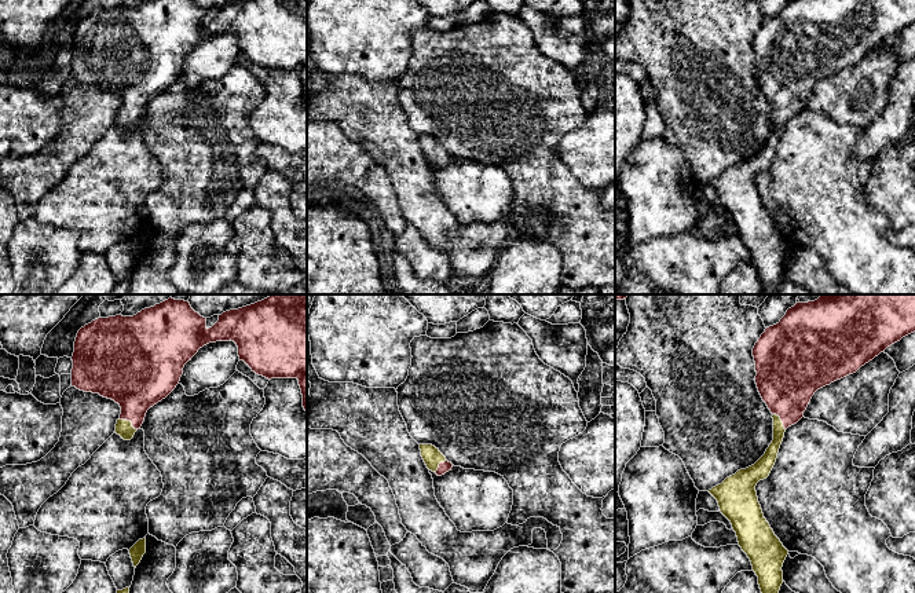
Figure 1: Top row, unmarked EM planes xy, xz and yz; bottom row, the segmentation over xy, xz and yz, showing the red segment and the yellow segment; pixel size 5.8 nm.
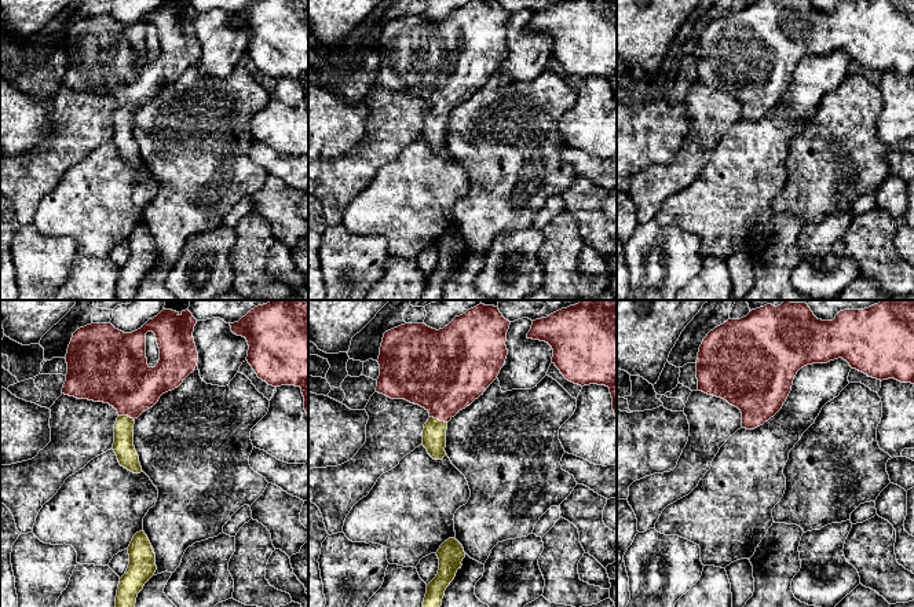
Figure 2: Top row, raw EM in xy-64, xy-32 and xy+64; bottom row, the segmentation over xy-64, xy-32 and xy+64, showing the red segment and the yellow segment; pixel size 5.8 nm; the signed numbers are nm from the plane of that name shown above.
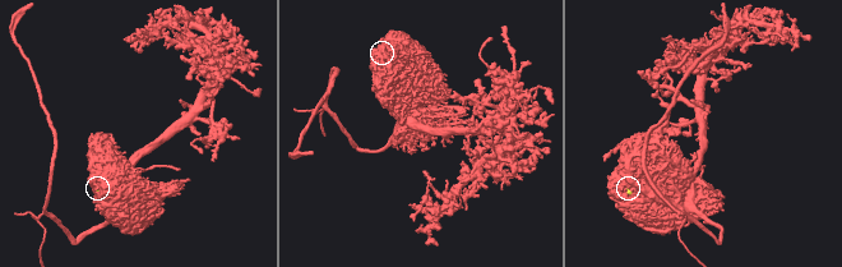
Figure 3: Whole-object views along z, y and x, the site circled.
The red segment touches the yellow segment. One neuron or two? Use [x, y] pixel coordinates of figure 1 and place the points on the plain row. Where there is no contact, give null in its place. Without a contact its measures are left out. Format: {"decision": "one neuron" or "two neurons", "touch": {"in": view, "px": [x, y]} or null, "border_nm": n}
{"decision": "one neuron", "touch": {"in": "xy", "px": [128, 112]}, "border_nm": 130}

